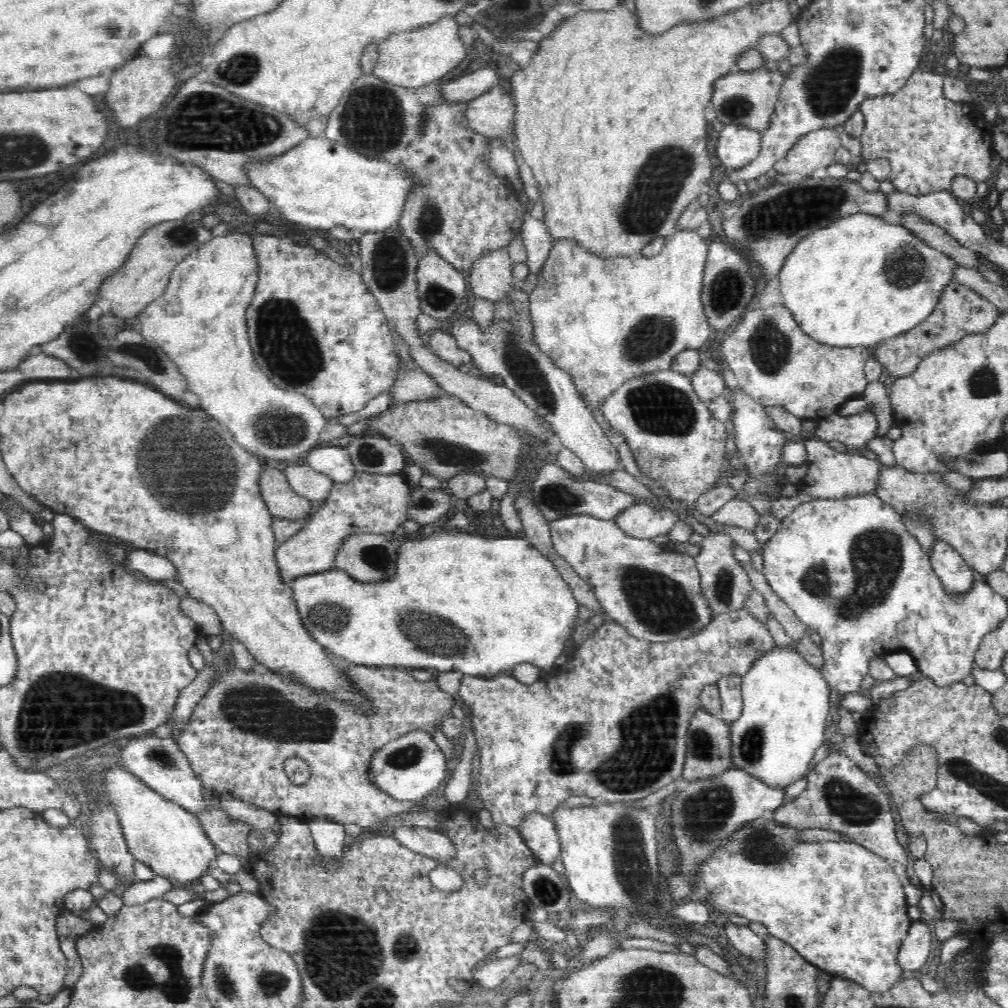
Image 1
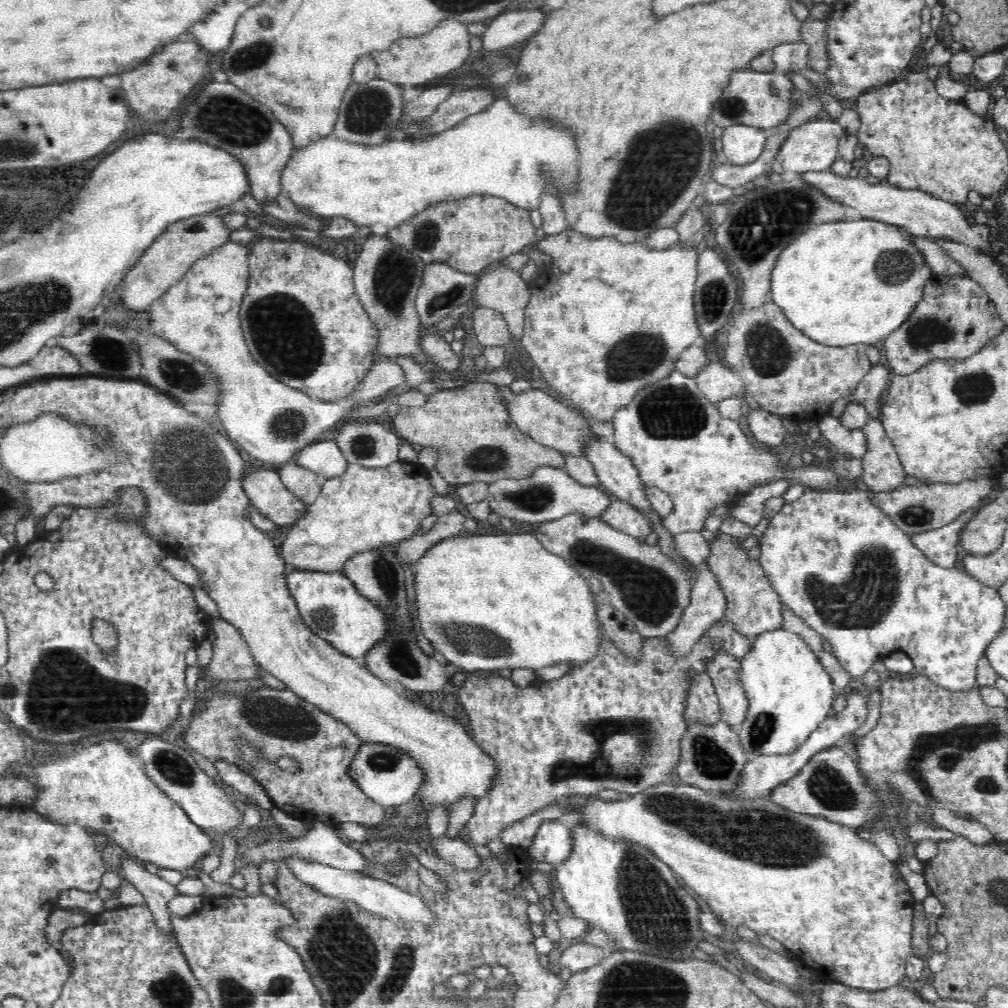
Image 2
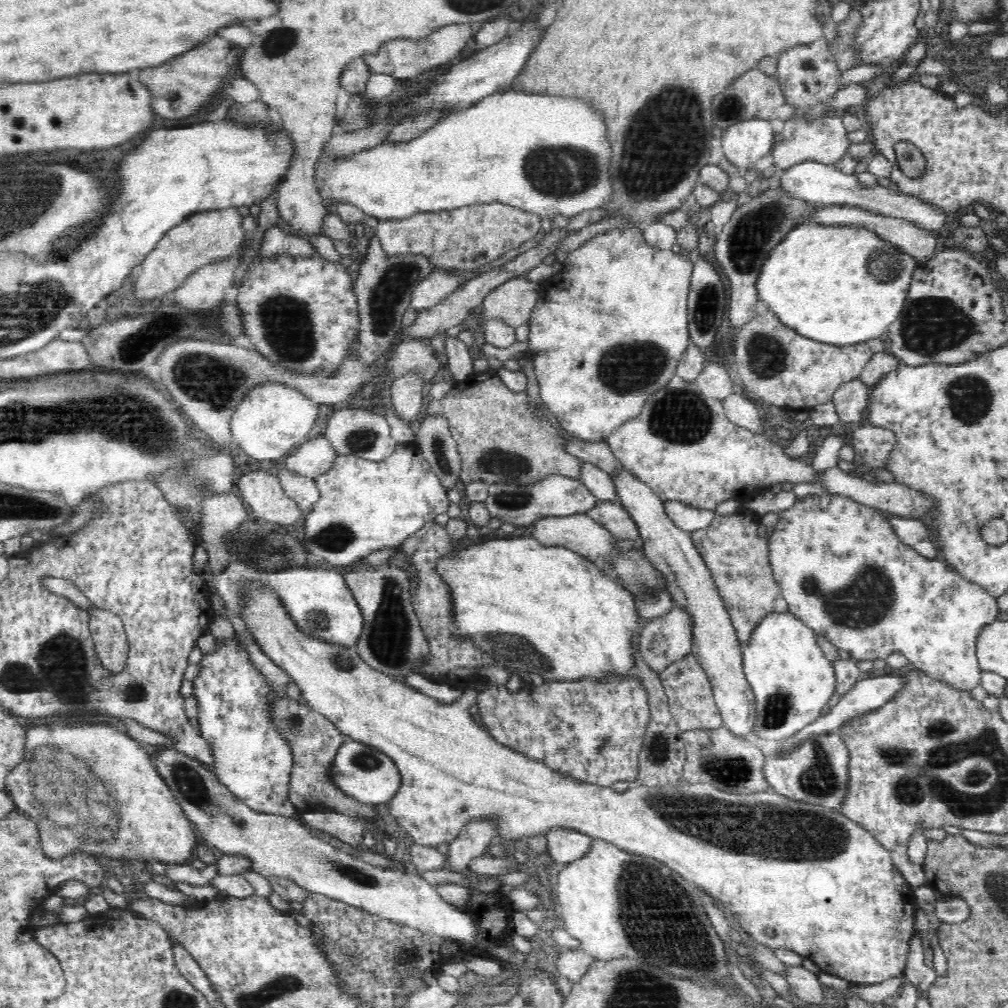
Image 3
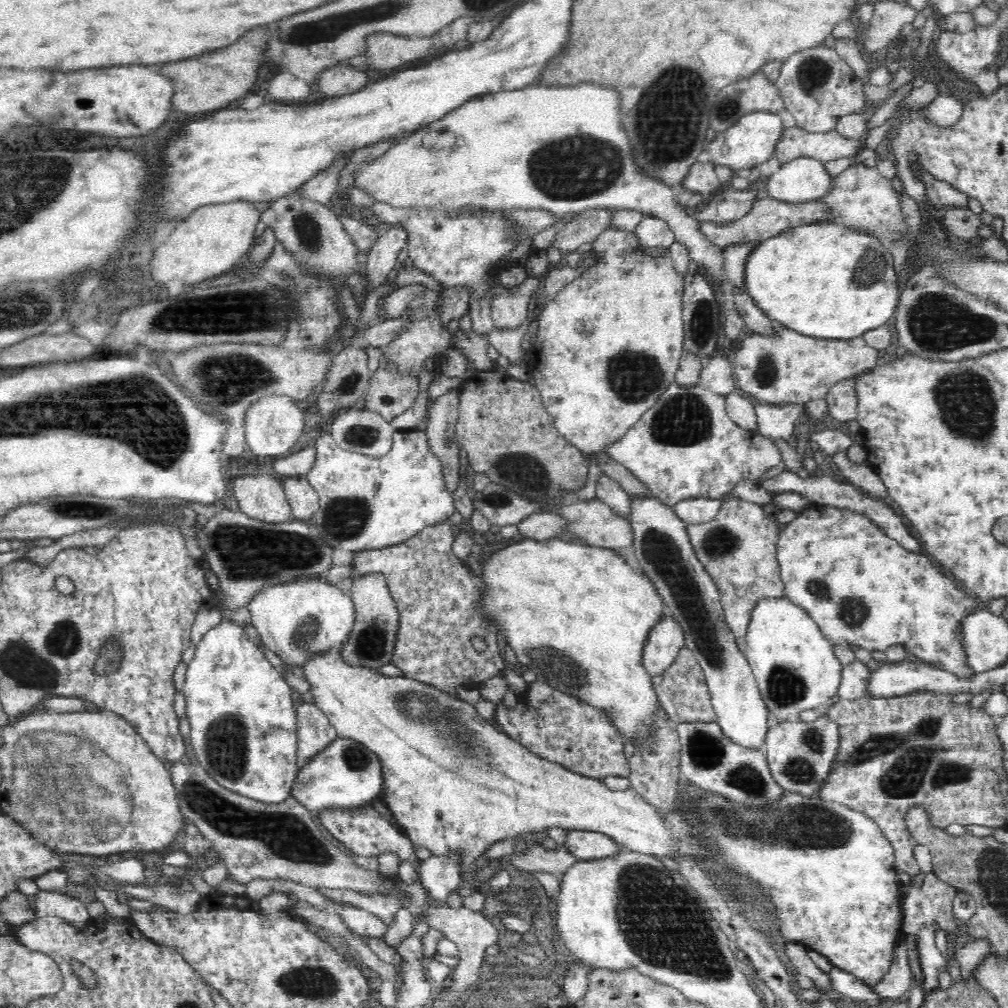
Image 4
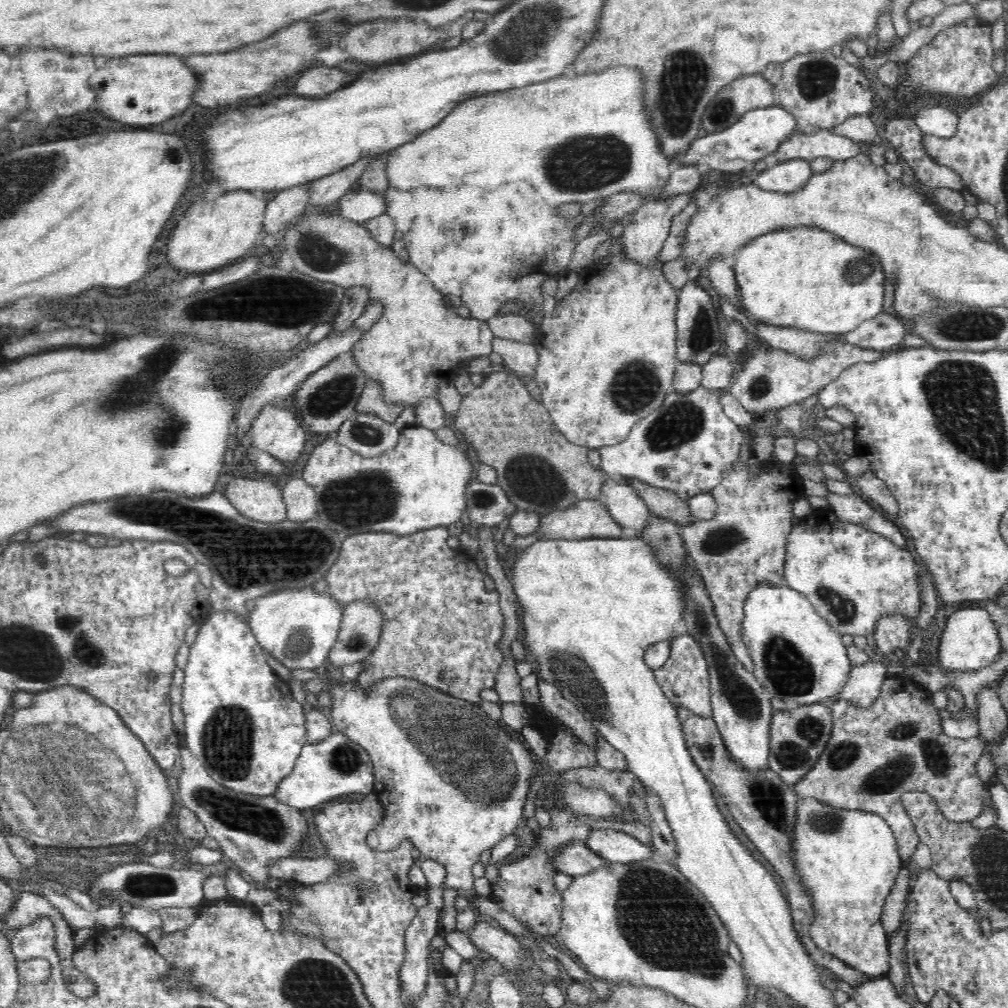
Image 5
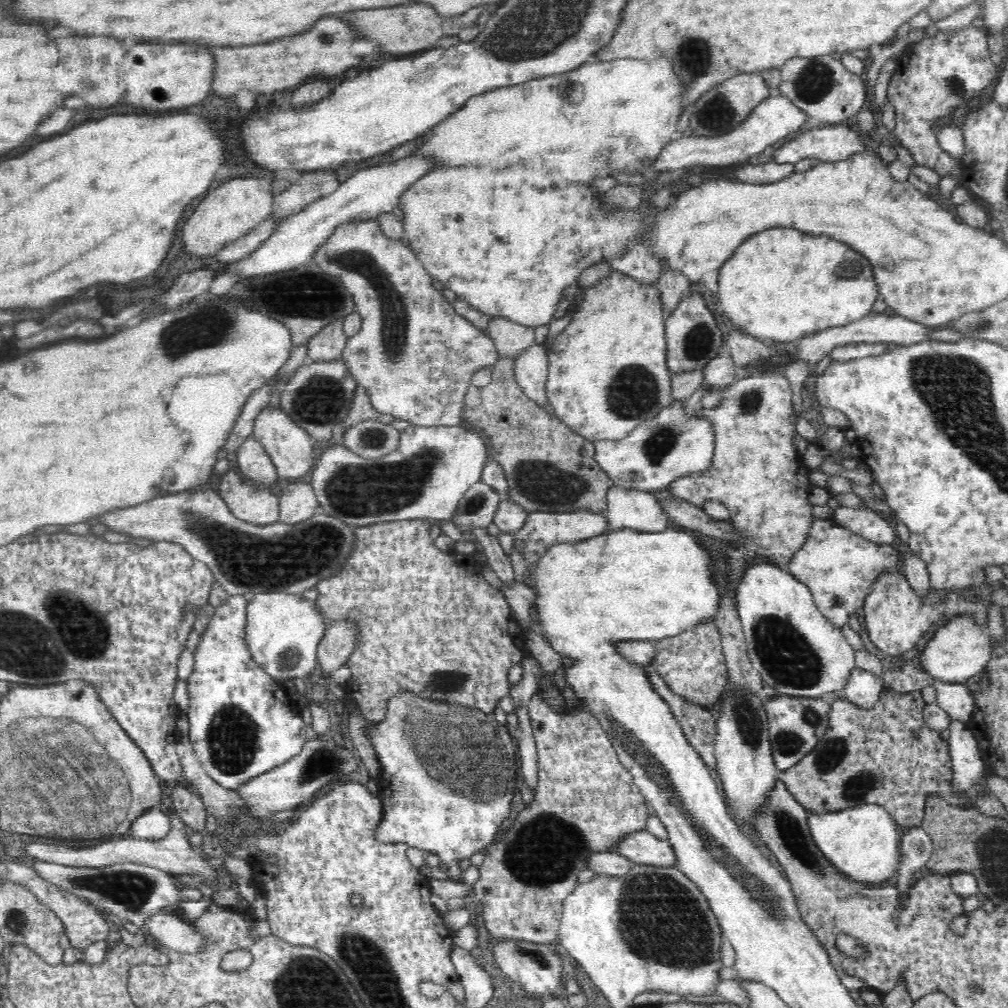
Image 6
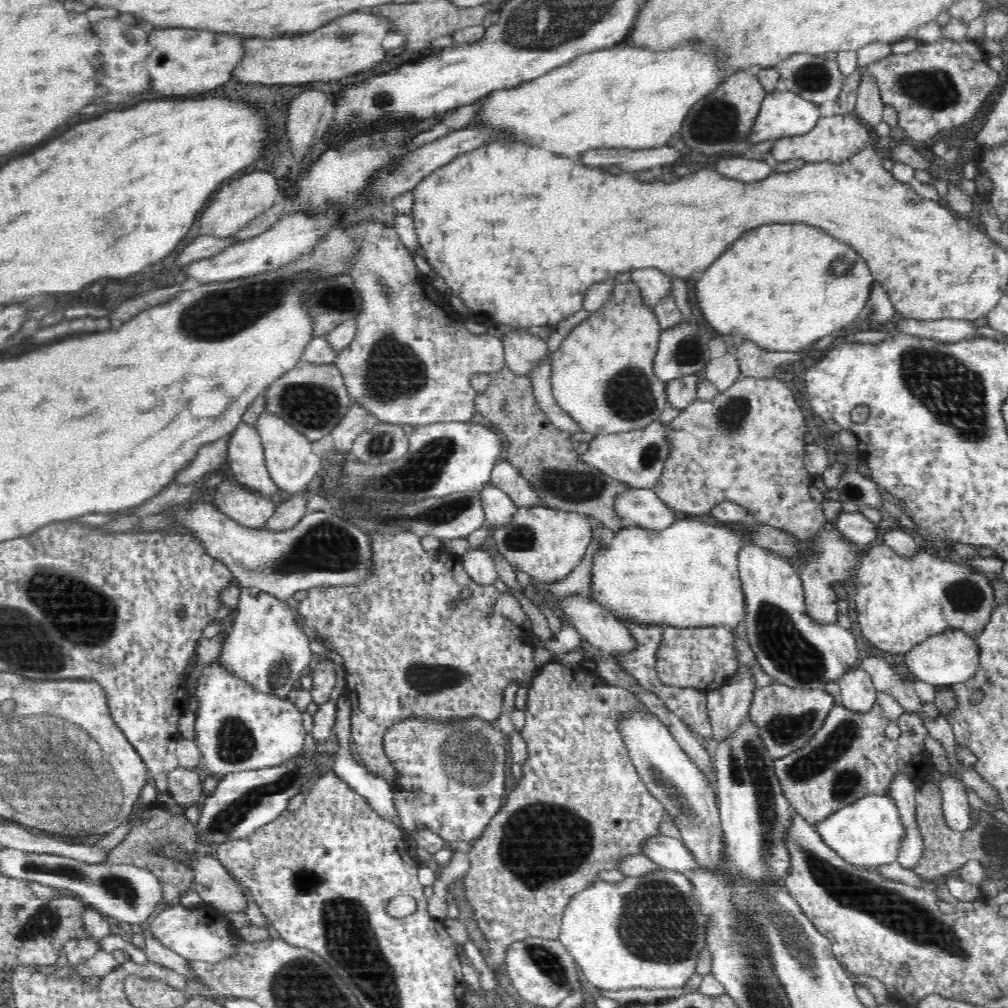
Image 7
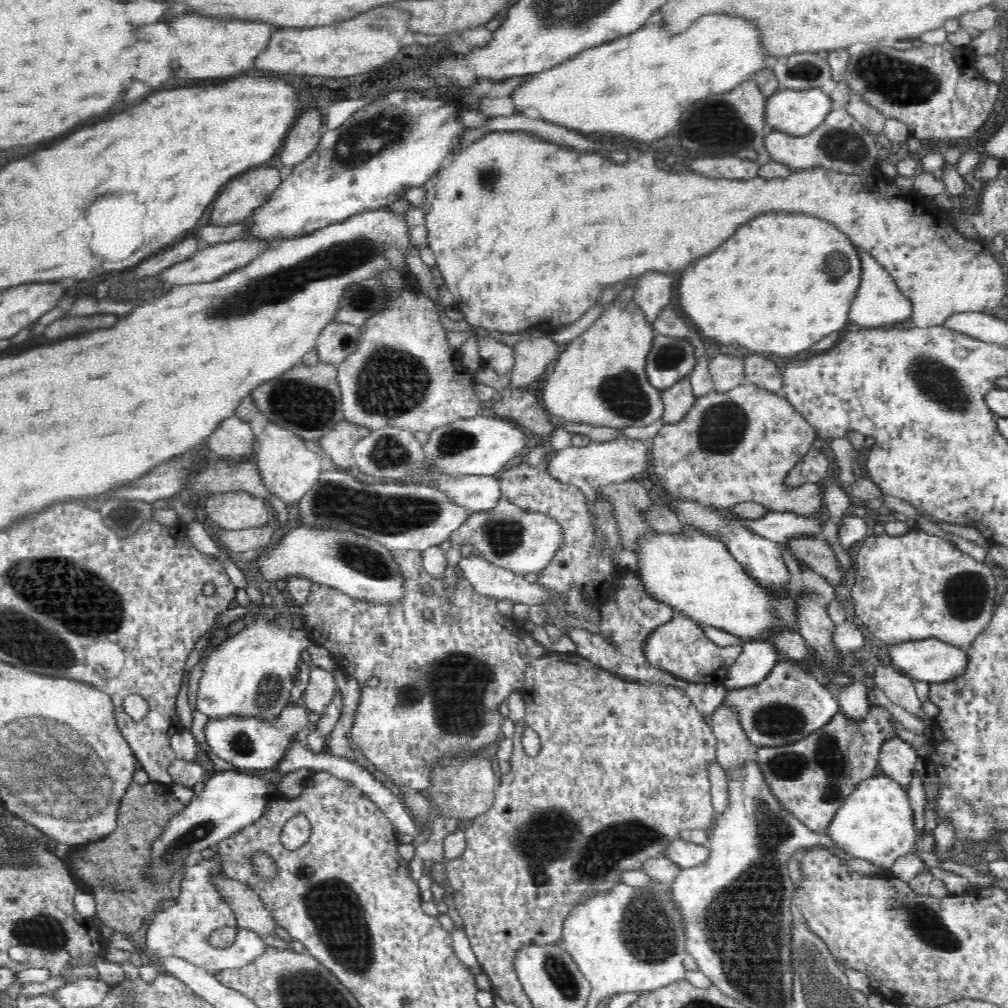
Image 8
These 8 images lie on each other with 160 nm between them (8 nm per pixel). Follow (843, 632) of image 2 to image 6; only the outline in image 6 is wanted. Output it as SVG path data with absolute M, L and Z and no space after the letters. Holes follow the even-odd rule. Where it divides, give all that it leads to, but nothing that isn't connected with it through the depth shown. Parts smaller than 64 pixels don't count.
M829 517L811 522L807 538L802 548L792 556L787 570L810 589L818 611L841 630L850 614L864 608L865 600L878 578L886 572L893 574L896 568L900 568L900 554L894 546L866 540Z

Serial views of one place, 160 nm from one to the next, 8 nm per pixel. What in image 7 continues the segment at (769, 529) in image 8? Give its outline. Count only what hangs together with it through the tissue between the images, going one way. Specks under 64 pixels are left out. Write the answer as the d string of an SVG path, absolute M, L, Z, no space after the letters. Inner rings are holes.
M685 518L674 521L668 528L664 530L650 530L644 527L638 527L633 524L626 524L624 529L618 530L612 538L612 544L608 546L608 550L596 554L594 562L592 562L592 598L597 606L602 606L603 610L612 615L613 618L619 620L619 623L628 623L628 625L640 625L640 627L670 627L670 628L694 628L694 627L714 627L726 626L728 628L737 627L742 624L747 612L744 608L744 595L742 595L742 585L739 580L739 570L737 554L740 548L746 544L746 535L730 525L707 524L693 518Z

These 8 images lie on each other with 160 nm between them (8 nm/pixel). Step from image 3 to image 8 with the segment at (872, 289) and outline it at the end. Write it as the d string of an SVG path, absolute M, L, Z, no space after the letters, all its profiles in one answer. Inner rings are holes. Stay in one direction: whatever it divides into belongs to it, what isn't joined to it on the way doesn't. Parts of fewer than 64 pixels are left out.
M760 214L758 218L738 227L737 231L710 256L706 255L705 258L696 260L696 264L692 268L686 268L686 272L682 272L682 278L678 282L677 299L684 314L694 322L694 326L699 328L708 340L721 346L740 344L740 346L746 346L750 352L760 352L760 354L765 355L772 352L772 354L780 354L780 356L790 356L790 354L796 354L796 352L810 348L827 334L834 331L842 332L842 328L850 326L848 320L849 308L857 296L858 287L861 285L861 276L860 253L848 238L848 235L842 234L834 224L808 215Z

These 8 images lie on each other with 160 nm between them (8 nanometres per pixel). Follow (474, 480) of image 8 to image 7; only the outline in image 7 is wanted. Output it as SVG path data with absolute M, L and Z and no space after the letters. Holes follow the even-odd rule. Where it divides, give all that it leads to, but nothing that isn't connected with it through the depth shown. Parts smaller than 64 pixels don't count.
M488 481L479 492L484 505L486 527L502 527L512 523L518 506L504 491L491 486Z

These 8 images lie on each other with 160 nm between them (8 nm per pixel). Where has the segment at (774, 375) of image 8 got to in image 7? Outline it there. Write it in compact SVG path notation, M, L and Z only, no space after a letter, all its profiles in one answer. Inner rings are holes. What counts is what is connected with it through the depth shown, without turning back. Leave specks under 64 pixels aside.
M744 339L741 345L734 348L742 377L772 377L778 366L792 360L788 352L772 352L750 340Z

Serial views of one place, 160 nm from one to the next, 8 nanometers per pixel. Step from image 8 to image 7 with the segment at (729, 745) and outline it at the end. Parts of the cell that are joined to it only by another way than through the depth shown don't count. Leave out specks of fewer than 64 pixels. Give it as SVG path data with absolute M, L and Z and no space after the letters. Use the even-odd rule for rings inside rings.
M737 639L734 644L737 667L735 668L735 676L732 677L728 684L723 685L720 689L710 691L707 694L707 709L709 712L709 721L715 736L715 742L722 741L731 733L739 722L749 716L749 708L752 704L753 695L757 691L757 680L755 680L756 661L754 652L751 650L748 642Z

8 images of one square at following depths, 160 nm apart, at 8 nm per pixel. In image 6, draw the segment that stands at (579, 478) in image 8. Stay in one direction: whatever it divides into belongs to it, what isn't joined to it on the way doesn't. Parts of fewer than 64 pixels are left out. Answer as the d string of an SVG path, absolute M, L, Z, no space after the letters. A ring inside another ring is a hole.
M676 400L671 406L667 405L656 417L638 424L622 440L592 442L595 446L593 459L614 485L652 493L666 489L676 478L712 467L716 450L714 424L696 411L686 413L682 403Z

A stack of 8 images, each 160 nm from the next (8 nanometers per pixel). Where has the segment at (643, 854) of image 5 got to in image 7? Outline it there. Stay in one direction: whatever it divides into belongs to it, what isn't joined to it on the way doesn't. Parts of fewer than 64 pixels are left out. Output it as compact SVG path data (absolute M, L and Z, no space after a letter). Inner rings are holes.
M666 835L650 837L642 842L642 853L664 869L687 875L696 870L693 856L680 839Z

